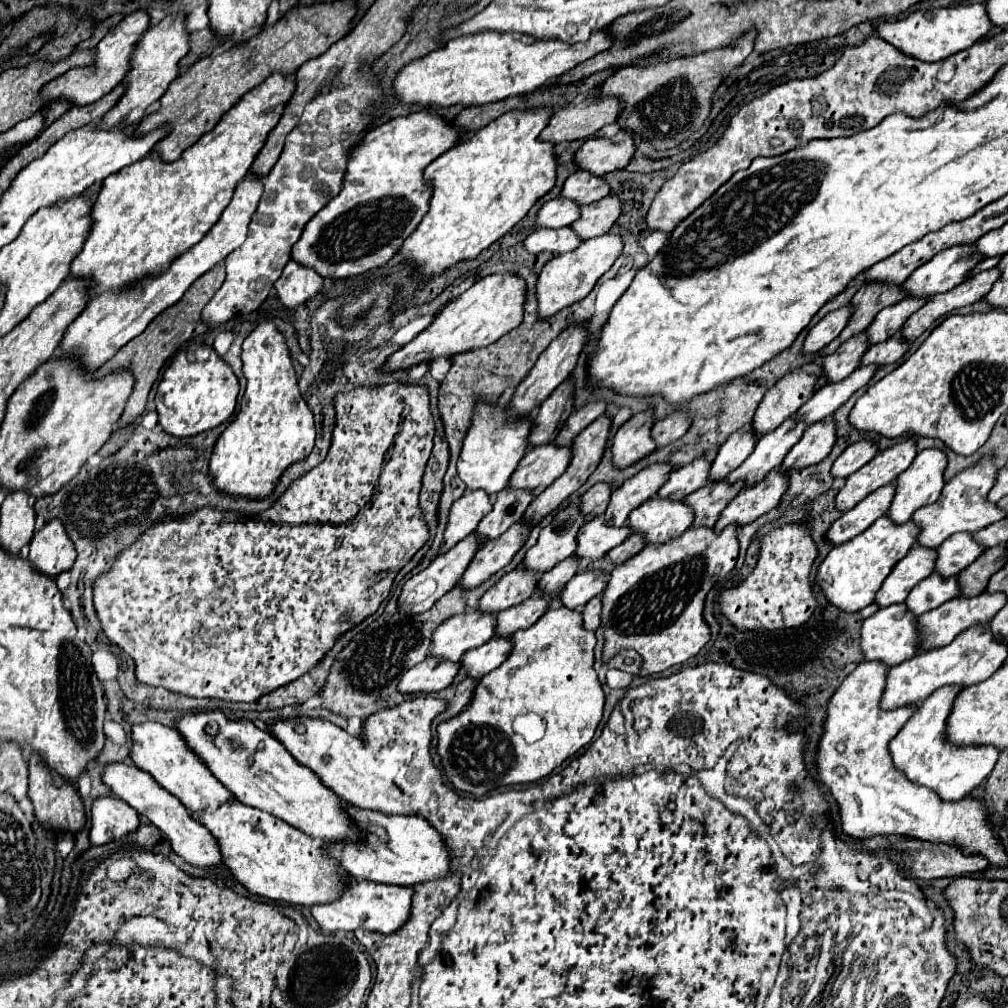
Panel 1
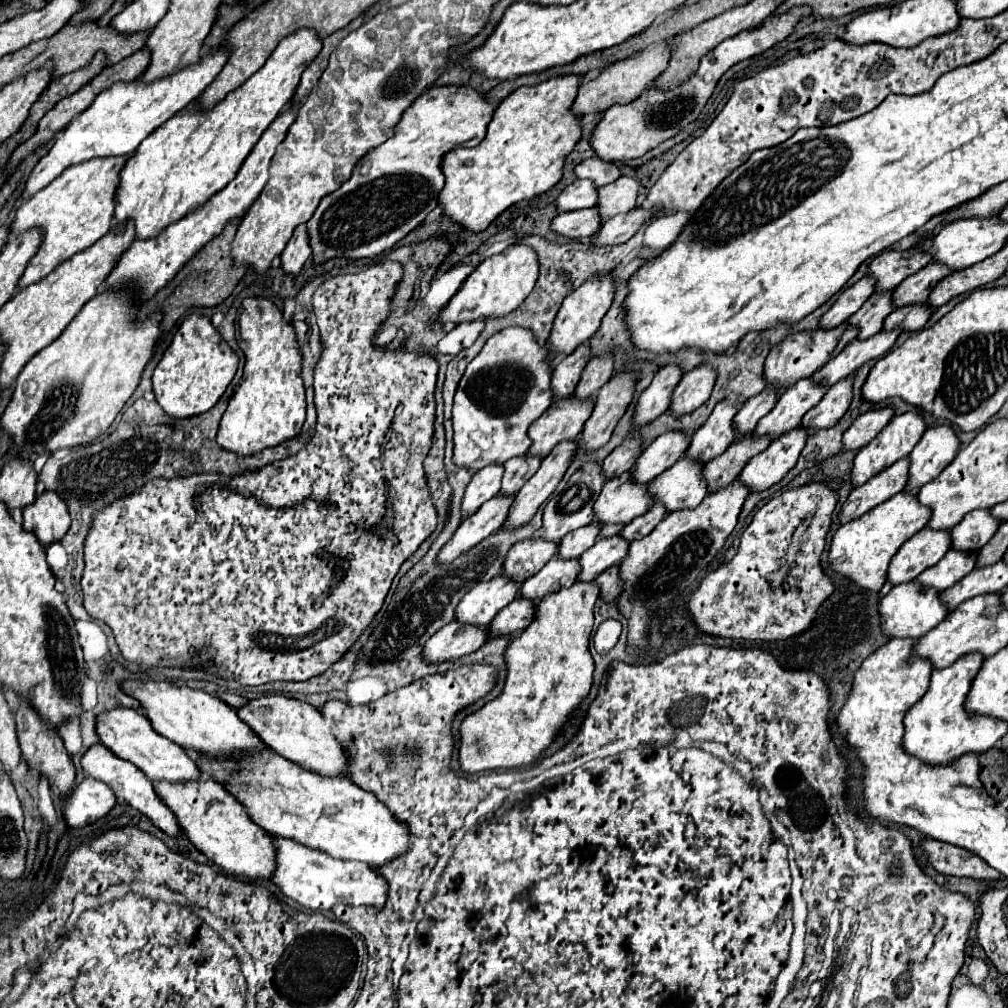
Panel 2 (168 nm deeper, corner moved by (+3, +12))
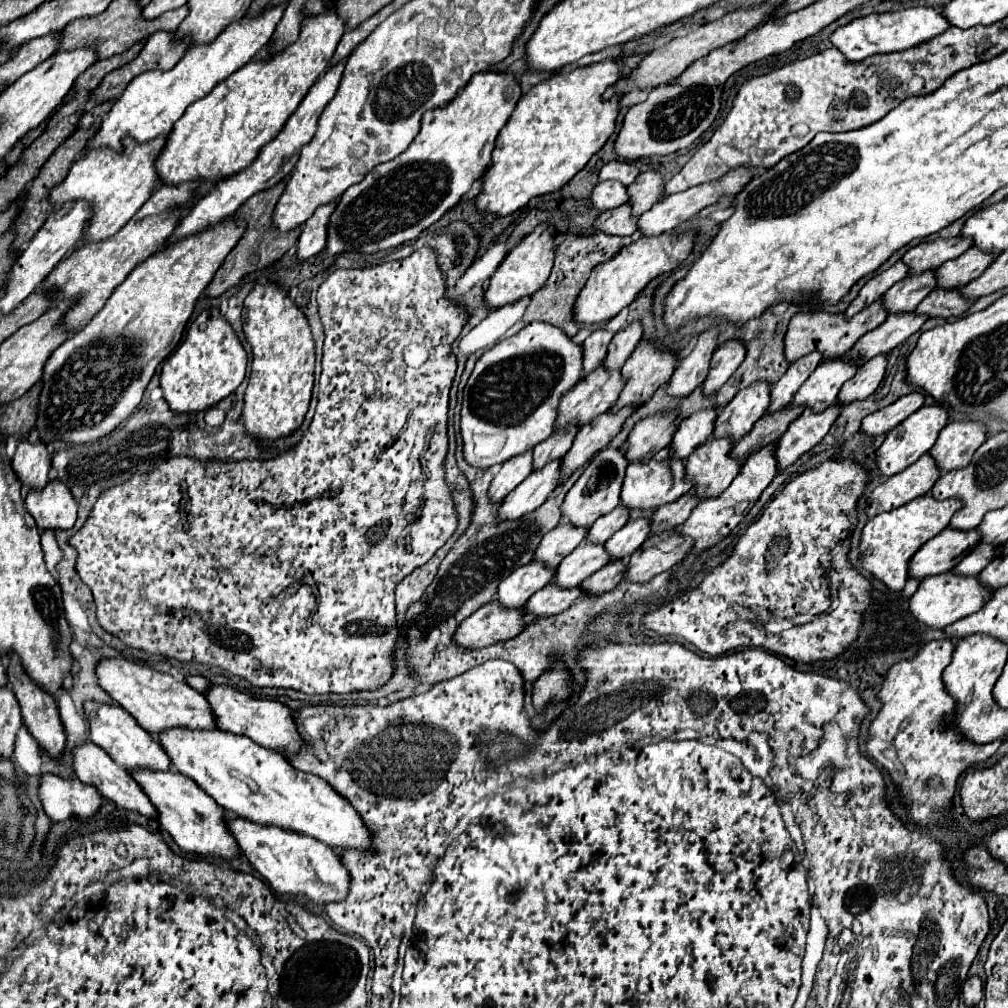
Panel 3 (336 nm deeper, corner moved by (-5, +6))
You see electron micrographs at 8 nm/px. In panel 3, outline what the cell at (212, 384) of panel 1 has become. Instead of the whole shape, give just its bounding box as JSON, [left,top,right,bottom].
[160,310,246,412]

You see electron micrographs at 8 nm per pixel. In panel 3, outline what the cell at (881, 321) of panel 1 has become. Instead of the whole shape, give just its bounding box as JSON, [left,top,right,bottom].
[936,248,996,288]

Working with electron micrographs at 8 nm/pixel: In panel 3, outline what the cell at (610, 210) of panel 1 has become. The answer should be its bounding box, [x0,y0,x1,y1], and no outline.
[628,170,664,216]

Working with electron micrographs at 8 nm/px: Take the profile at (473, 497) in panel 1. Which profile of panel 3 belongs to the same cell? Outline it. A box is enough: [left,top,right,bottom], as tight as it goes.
[490,450,532,502]

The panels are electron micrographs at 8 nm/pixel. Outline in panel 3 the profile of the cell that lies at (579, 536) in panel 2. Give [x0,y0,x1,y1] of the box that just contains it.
[588,504,630,544]

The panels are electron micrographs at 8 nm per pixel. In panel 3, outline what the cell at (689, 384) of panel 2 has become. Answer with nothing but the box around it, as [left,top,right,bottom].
[704,340,746,396]

